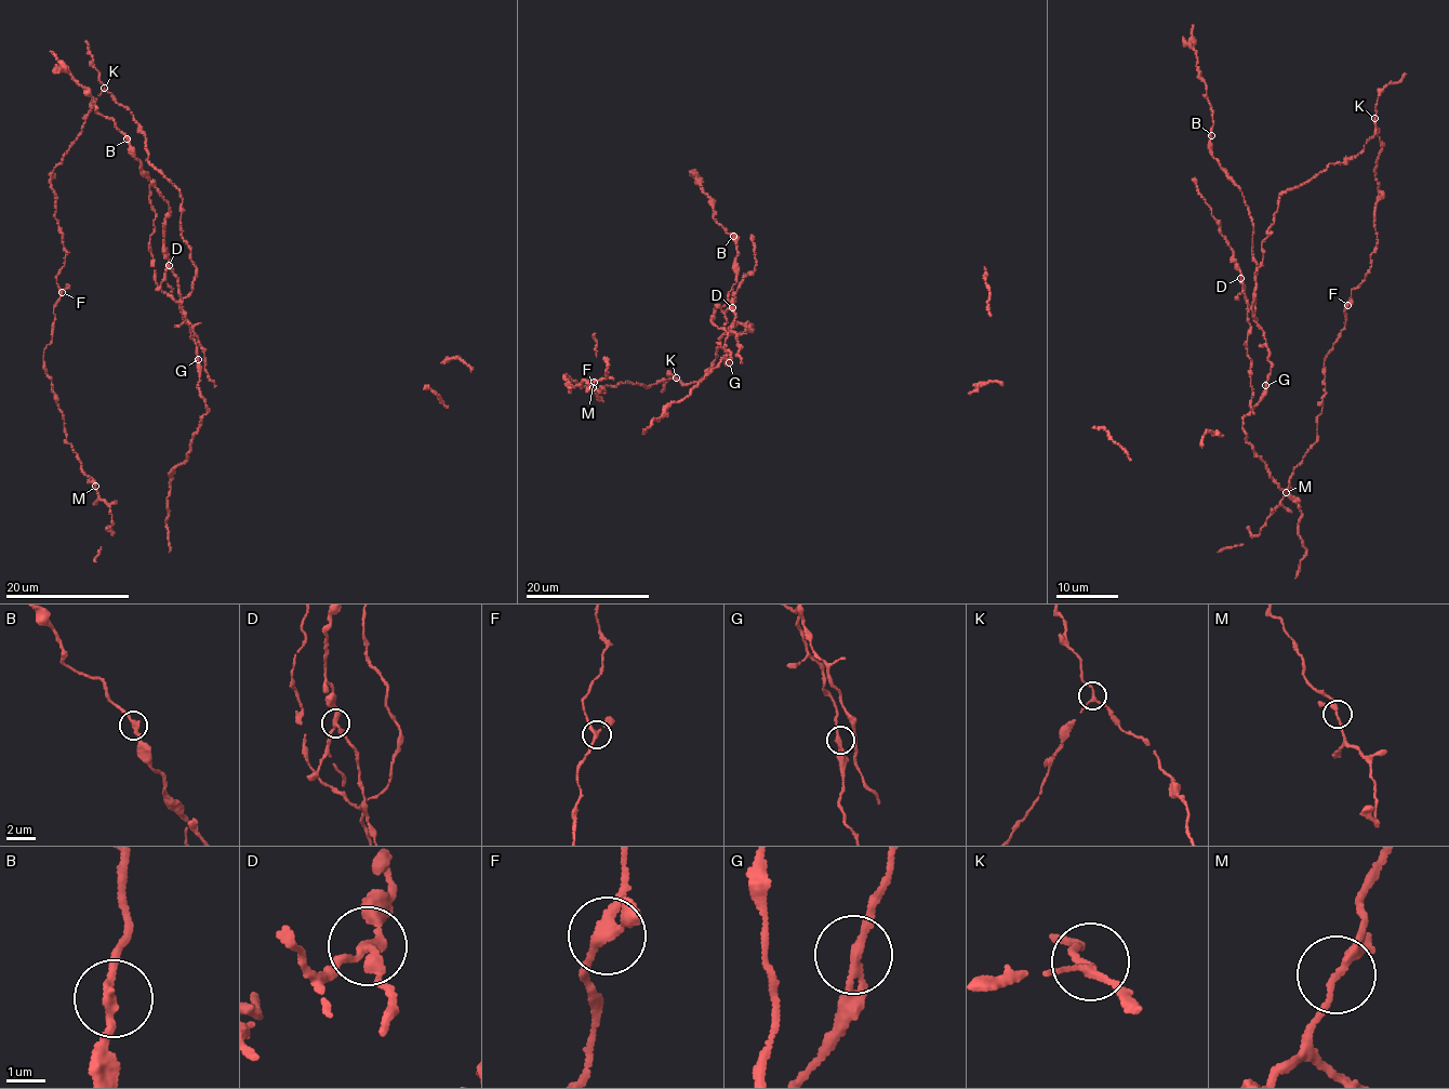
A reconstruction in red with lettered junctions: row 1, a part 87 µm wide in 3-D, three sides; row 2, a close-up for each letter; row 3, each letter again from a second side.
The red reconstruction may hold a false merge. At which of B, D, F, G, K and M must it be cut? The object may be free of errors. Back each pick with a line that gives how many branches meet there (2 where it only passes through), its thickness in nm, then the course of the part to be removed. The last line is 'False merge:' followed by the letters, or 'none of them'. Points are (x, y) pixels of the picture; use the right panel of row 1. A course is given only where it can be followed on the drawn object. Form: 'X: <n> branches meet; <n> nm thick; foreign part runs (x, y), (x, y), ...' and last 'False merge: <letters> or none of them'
D: 3 branches meet; 240 nm thick; foreign part runs (1240, 278), (1250, 328), (1246, 345), (1251, 360), (1251, 406), (1254, 414)
False merge: D

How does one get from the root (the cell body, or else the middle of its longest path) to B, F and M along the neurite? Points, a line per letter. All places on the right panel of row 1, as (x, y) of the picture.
B: (1314, 176), (1278, 197), (1254, 273), (1254, 319), (1252, 218), (1212, 155), (1211, 135)
F: (1314, 176), (1353, 159), (1376, 121), (1382, 146), (1374, 176), (1378, 242), (1347, 305)
M: (1314, 176), (1353, 159), (1376, 121), (1382, 146), (1374, 176), (1378, 242), (1324, 361), (1316, 442), (1285, 491)

